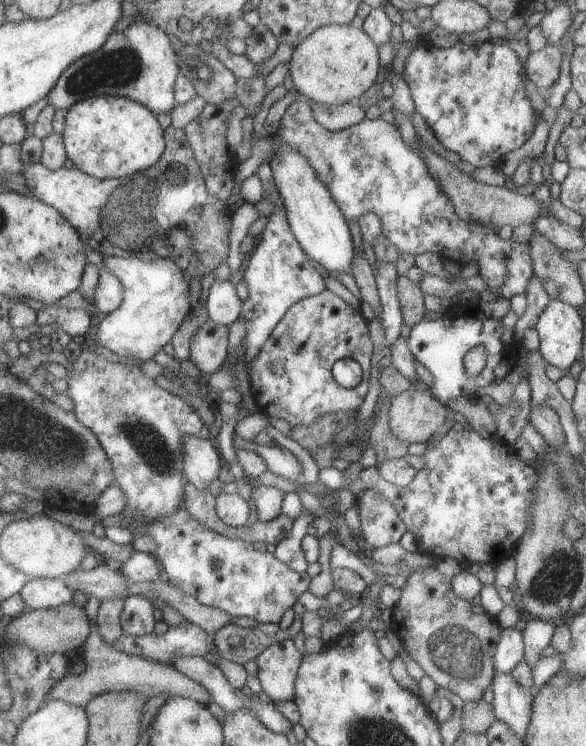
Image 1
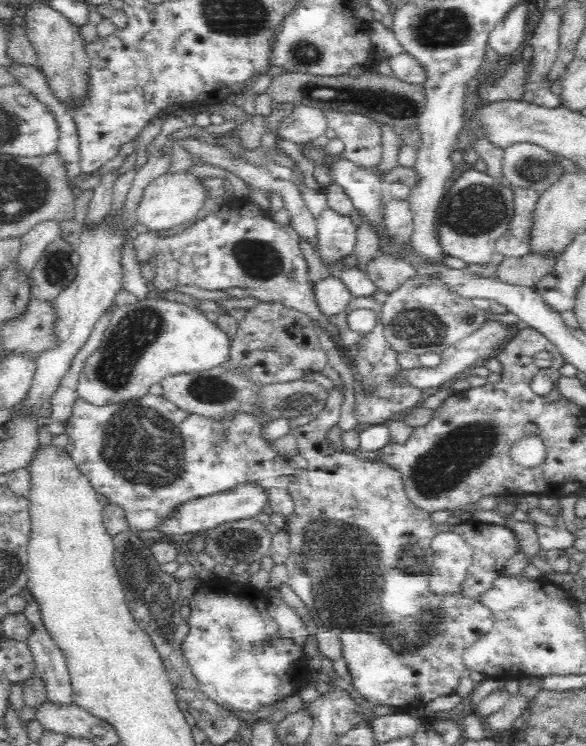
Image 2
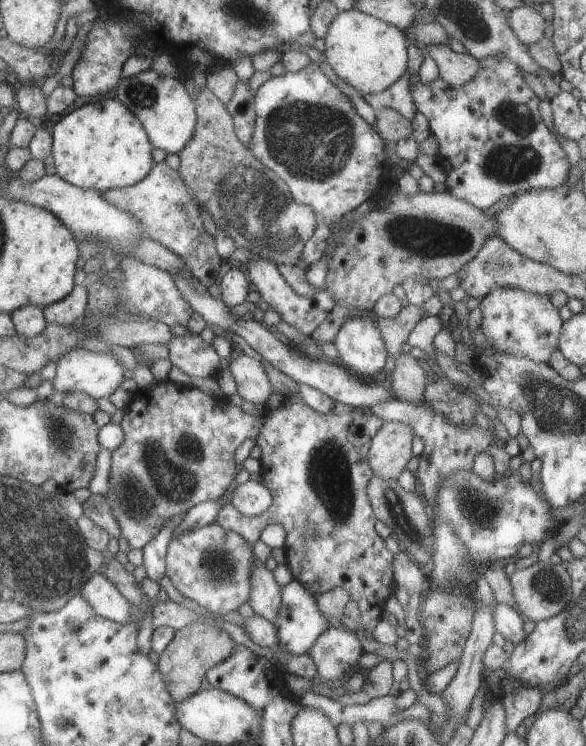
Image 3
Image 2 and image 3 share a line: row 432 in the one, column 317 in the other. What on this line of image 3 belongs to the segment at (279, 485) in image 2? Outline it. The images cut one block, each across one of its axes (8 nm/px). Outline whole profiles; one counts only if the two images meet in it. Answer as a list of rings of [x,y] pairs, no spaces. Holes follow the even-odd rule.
[[[311,62],[301,72],[285,73],[269,78],[259,85],[256,94],[258,118],[255,134],[248,148],[268,168],[271,168],[283,182],[287,182],[294,200],[311,206],[318,217],[315,235],[303,250],[302,266],[319,262],[325,254],[331,230],[335,224],[350,214],[357,206],[367,202],[373,194],[383,190],[383,164],[387,162],[386,141],[375,127],[371,126],[355,108],[355,104],[339,90],[337,84],[327,78],[327,74],[315,62]]]

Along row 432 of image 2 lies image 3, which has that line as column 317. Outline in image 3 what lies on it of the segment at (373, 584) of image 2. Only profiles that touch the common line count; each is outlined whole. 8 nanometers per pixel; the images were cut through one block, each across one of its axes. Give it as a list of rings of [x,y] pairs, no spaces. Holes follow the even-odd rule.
[[[251,256],[244,266],[249,275],[250,282],[254,283],[256,291],[261,295],[270,308],[276,311],[285,323],[299,330],[302,334],[309,337],[318,331],[319,326],[331,316],[331,312],[337,308],[337,300],[329,290],[317,290],[313,296],[299,296],[289,284],[287,280],[281,276],[279,268],[274,261],[266,260],[259,256]]]

